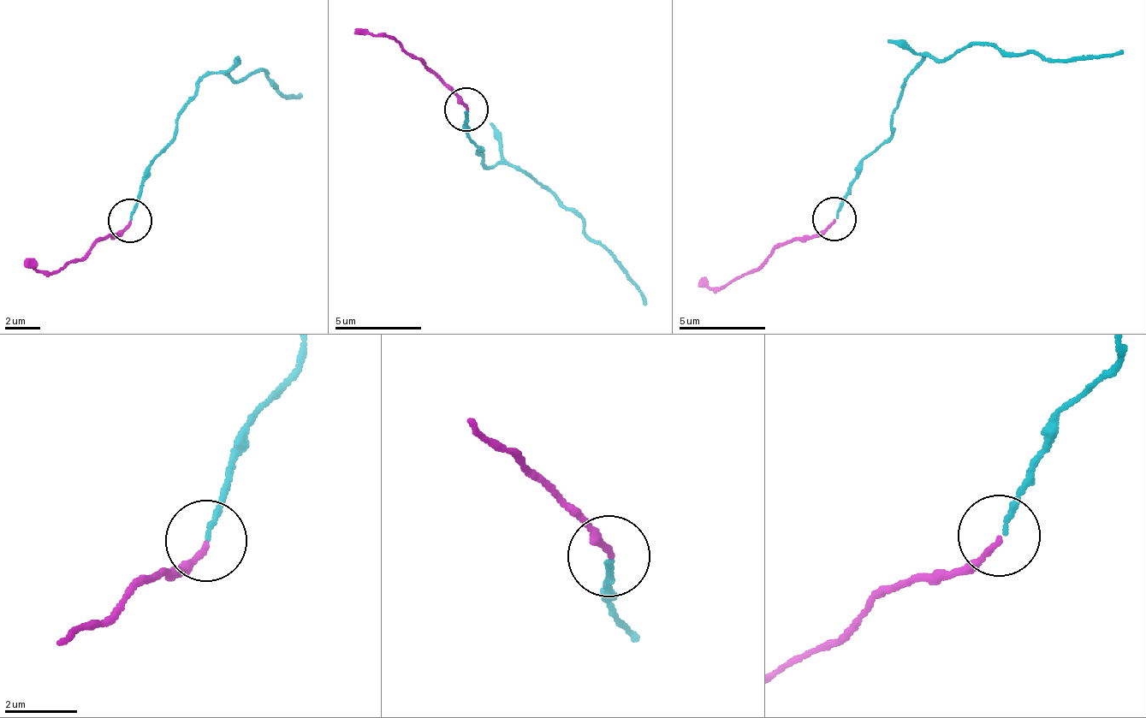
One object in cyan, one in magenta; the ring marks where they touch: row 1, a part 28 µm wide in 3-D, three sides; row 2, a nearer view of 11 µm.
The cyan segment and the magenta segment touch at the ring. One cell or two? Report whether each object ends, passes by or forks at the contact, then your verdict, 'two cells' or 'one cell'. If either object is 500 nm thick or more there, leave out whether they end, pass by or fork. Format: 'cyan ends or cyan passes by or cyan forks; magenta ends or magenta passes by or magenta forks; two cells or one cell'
cyan ends; magenta ends; one cell

